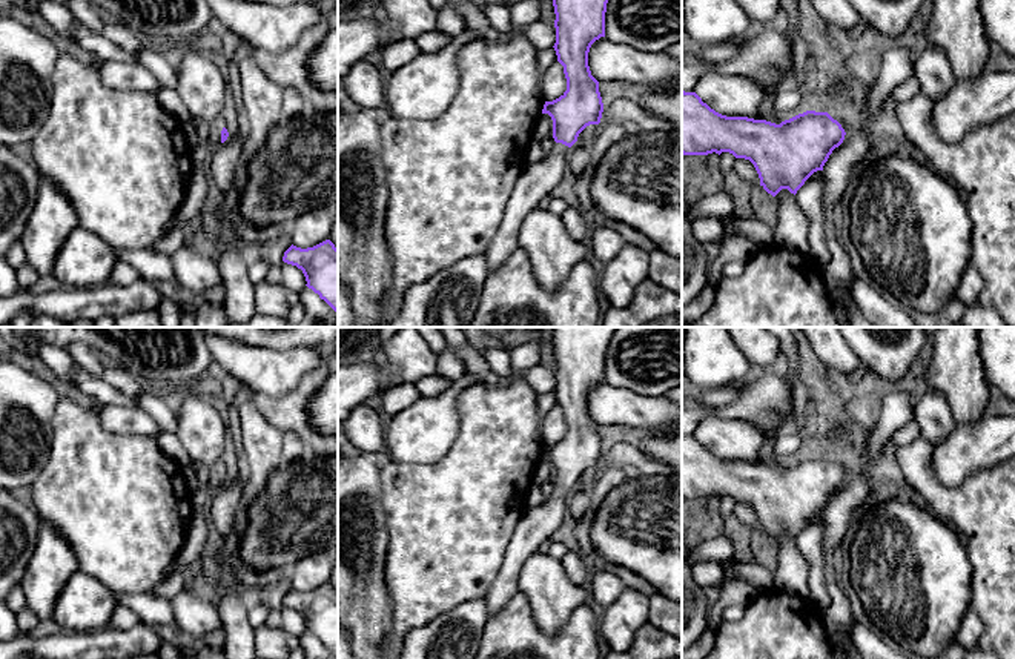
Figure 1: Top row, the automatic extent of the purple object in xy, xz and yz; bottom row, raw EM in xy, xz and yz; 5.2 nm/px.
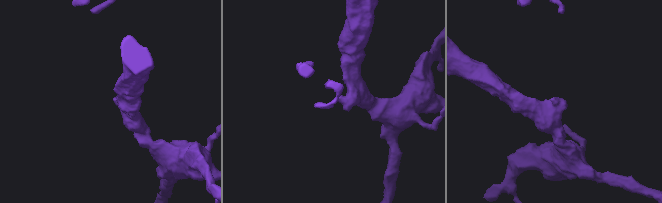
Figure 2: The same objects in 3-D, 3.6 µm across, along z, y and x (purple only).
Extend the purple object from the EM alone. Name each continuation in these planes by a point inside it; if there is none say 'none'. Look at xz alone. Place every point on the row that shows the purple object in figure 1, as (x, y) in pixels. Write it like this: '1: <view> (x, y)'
1: xz (536, 182)

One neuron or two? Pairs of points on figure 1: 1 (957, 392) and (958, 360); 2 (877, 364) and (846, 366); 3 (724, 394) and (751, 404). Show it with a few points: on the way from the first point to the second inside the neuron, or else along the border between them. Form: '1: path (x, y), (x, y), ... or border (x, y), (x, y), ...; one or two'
1: path (958, 384), (958, 367); one
2: border (846, 343), (860, 361), (863, 372); two
3: border (745, 381), (740, 394), (730, 403), (700, 404); two

